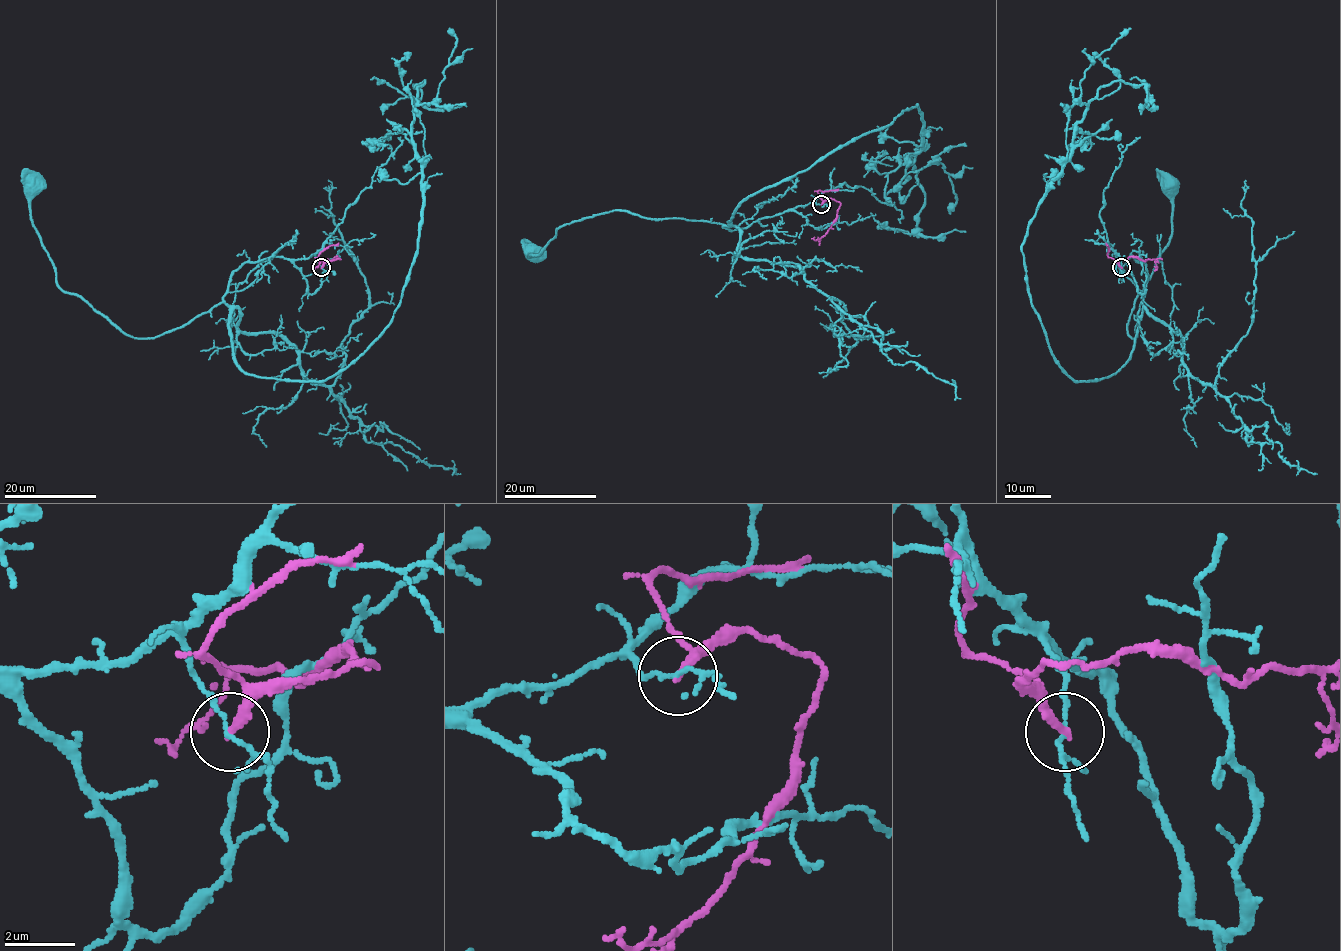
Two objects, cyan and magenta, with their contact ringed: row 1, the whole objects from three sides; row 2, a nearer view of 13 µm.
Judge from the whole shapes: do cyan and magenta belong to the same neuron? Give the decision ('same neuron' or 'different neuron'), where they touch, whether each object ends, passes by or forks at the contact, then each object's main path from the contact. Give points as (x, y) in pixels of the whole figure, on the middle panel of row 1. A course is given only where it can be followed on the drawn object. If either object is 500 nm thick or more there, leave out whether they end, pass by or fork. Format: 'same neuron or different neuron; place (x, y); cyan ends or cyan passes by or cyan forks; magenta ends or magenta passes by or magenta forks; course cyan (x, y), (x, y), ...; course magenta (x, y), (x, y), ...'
different neuron; place (821, 204); cyan forks; magenta ends; course cyan (821, 204), (810, 201), (731, 230), (721, 223), (610, 211), (558, 228), (540, 252), (531, 256), (538, 254); course magenta (821, 204), (830, 198), (840, 206), (831, 227), (817, 239), (814, 237)

